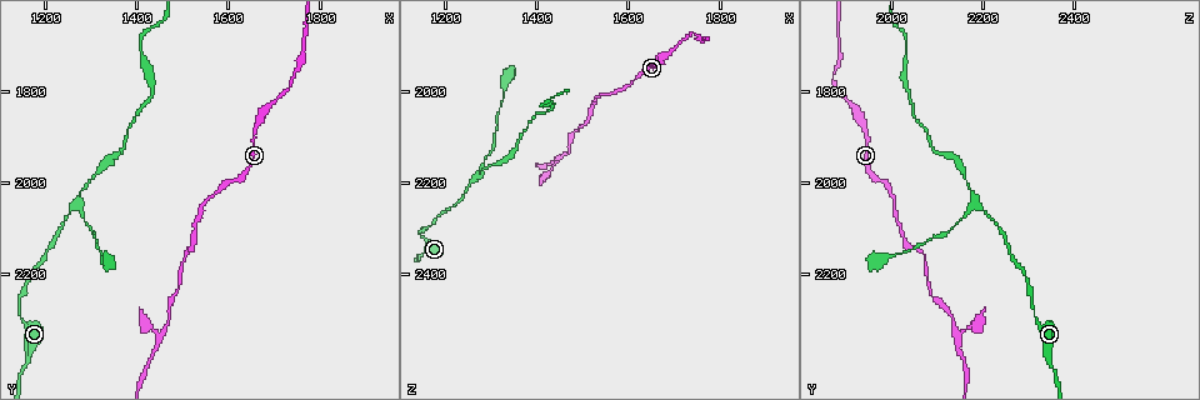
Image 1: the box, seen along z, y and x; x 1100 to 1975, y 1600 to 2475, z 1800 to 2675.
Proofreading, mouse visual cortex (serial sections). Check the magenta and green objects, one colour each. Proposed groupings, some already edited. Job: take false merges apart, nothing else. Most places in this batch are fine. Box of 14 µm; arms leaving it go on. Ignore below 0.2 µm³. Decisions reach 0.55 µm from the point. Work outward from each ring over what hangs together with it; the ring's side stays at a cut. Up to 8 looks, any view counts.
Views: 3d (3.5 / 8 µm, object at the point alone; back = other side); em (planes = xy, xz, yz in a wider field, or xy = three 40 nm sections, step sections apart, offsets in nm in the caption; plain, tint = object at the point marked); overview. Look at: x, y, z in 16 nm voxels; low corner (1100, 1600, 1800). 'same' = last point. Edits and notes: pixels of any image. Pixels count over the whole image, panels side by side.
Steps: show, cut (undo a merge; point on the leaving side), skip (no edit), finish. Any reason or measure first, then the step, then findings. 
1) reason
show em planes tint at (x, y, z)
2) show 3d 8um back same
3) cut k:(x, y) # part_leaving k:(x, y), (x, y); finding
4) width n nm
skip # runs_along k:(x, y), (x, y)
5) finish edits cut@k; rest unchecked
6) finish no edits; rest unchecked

calibre changes
show 3d 3.5um at (1260, 2050, 2190)

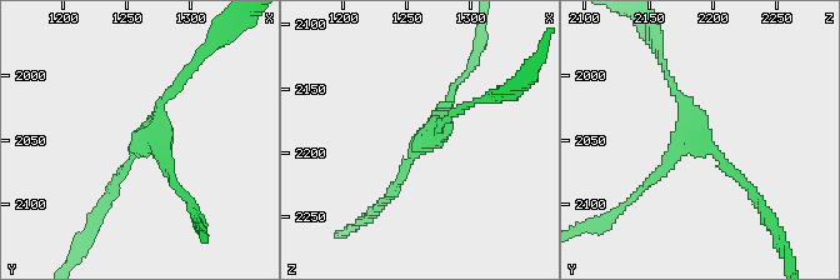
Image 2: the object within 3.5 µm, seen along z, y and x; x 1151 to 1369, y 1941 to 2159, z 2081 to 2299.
shape alone is not enough
show em xy step 5 tint at (1266, 2046, 2190)

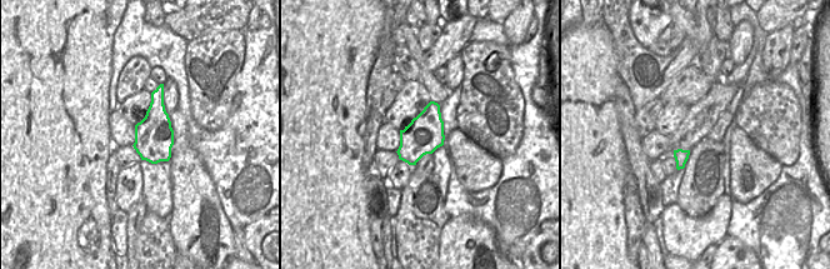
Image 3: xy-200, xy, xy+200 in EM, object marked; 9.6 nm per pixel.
skip # runs_along 2:(749, 188), (698, 134), (666, 69); continuous, no second cell

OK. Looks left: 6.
thin neck
show em planes tint at (1545, 2050, 2005)

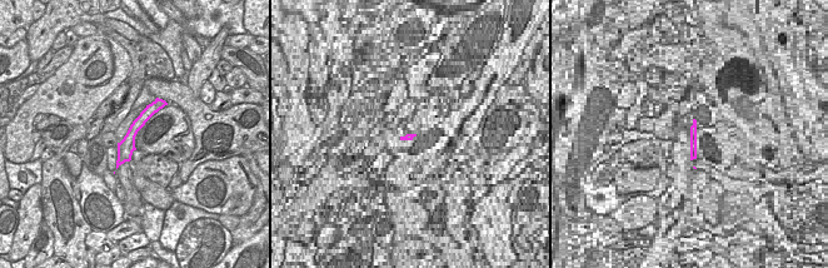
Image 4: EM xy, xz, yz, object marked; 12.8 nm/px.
show 3d 3.5um same

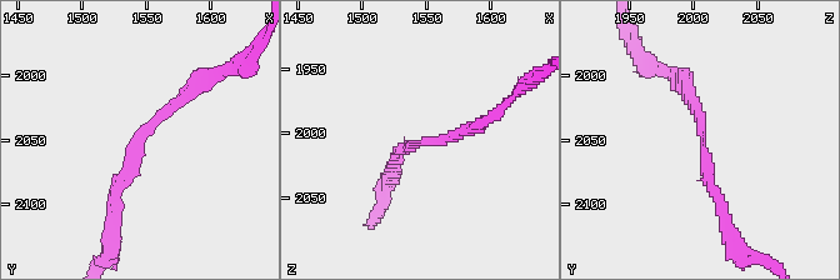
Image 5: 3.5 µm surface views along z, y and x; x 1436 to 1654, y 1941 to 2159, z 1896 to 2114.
width 220 nm
skip # runs_along 4:(155, 104), (134, 128), (120, 160); all the same cell

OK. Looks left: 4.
sharp bend
show 3d 3.5um back at (1460, 2325, 2145)

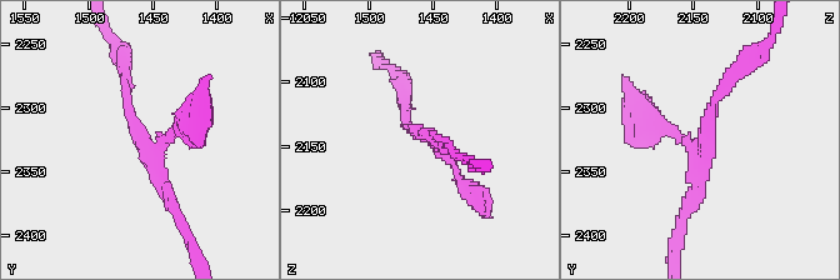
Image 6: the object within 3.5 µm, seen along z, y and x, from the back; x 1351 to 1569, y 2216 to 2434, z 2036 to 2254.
show em xy step 5 plain at (1454, 2328, 2144)

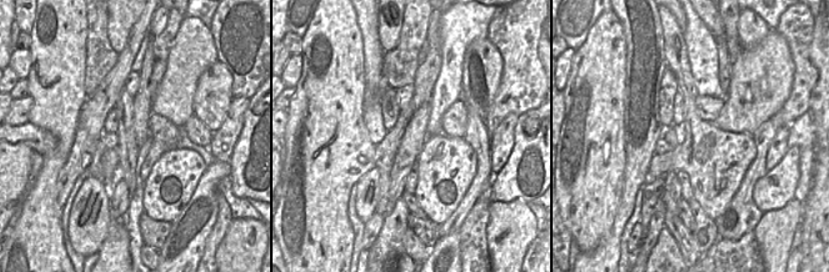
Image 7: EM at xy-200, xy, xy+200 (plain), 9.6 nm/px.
where the object lies
show em xy step 5 tint same

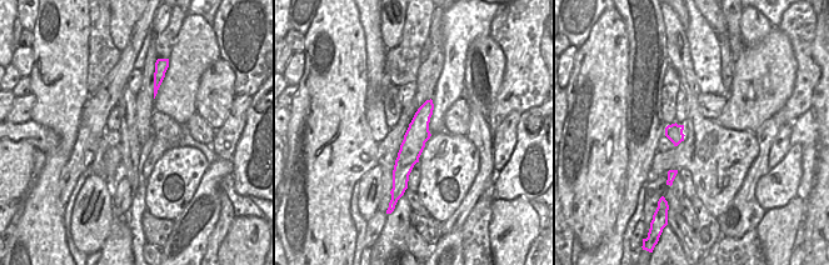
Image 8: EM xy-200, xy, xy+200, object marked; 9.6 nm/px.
skip # runs_along 6:(406, 103), (406, 125), (433, 141), (471, 193); all the same cell

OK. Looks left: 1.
finish no edits; rest unchecked

